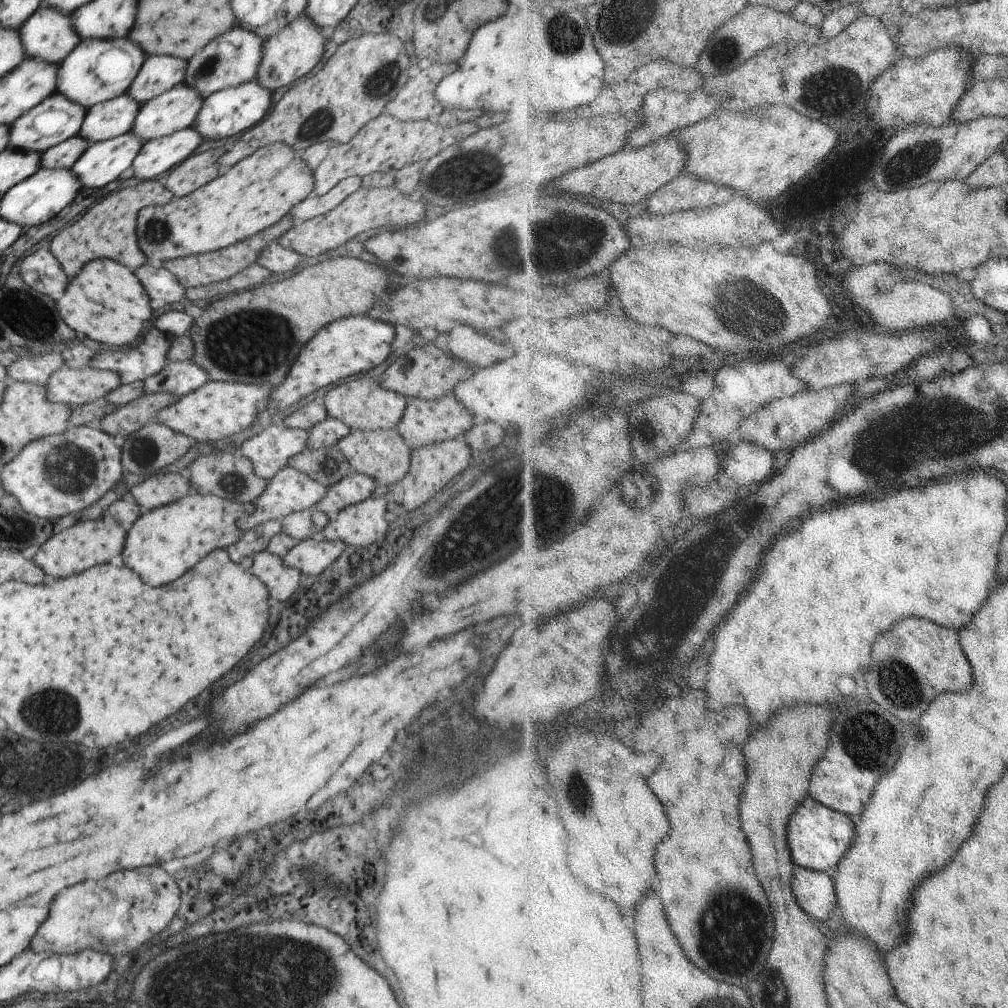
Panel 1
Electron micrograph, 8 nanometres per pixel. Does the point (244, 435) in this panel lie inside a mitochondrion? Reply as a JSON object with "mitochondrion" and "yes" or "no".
{"mitochondrion":"no"}

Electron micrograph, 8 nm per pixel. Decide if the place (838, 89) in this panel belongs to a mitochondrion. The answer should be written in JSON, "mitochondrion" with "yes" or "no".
{"mitochondrion":"yes"}

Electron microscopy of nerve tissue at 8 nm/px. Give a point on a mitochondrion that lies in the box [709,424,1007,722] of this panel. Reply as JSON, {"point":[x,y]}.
{"point":[900,688]}

